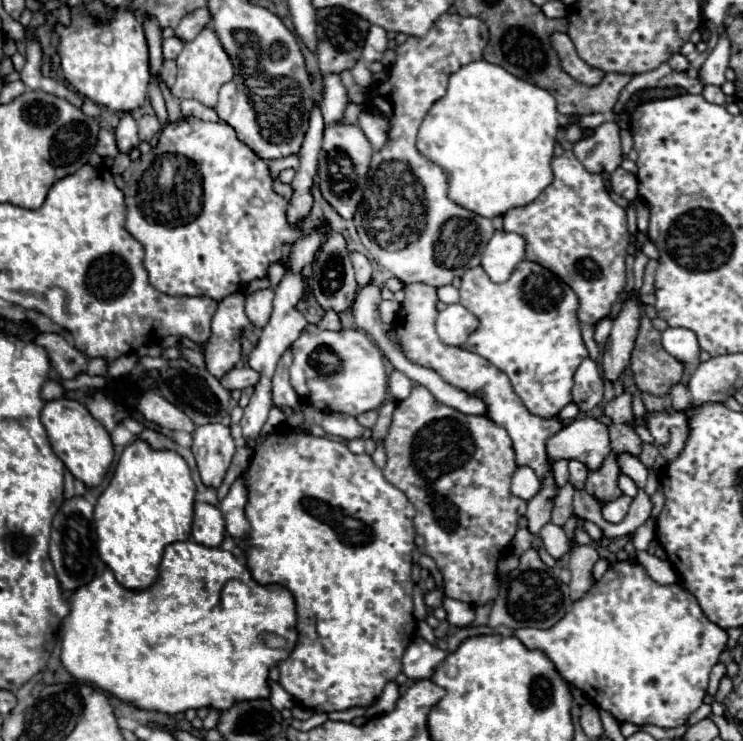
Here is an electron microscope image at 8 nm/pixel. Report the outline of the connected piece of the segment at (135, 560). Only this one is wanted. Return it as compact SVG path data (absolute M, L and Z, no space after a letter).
M146 440L124 448L116 470L94 508L100 558L130 590L148 588L158 574L164 548L190 538L196 486L186 460L172 450L152 450Z

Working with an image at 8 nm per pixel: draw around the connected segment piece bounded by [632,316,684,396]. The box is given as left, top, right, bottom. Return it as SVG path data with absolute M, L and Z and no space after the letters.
M642 316L632 356L634 382L642 392L662 396L670 390L672 384L680 382L684 374L684 366L680 366L680 362L676 362L660 346L660 332L652 326L652 322L646 316Z

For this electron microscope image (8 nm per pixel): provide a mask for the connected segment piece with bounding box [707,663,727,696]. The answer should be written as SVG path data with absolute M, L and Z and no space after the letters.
M717 663L711 671L710 681L707 693L711 696L715 696L719 687L721 679L726 675L726 666L722 663Z

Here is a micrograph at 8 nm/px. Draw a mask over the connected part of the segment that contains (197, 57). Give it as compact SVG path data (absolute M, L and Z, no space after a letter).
M204 28L192 42L186 42L180 56L176 58L176 64L178 64L178 76L176 76L176 84L172 86L172 94L176 98L194 98L210 108L214 108L218 102L220 86L232 80L234 76L232 62L212 28Z

